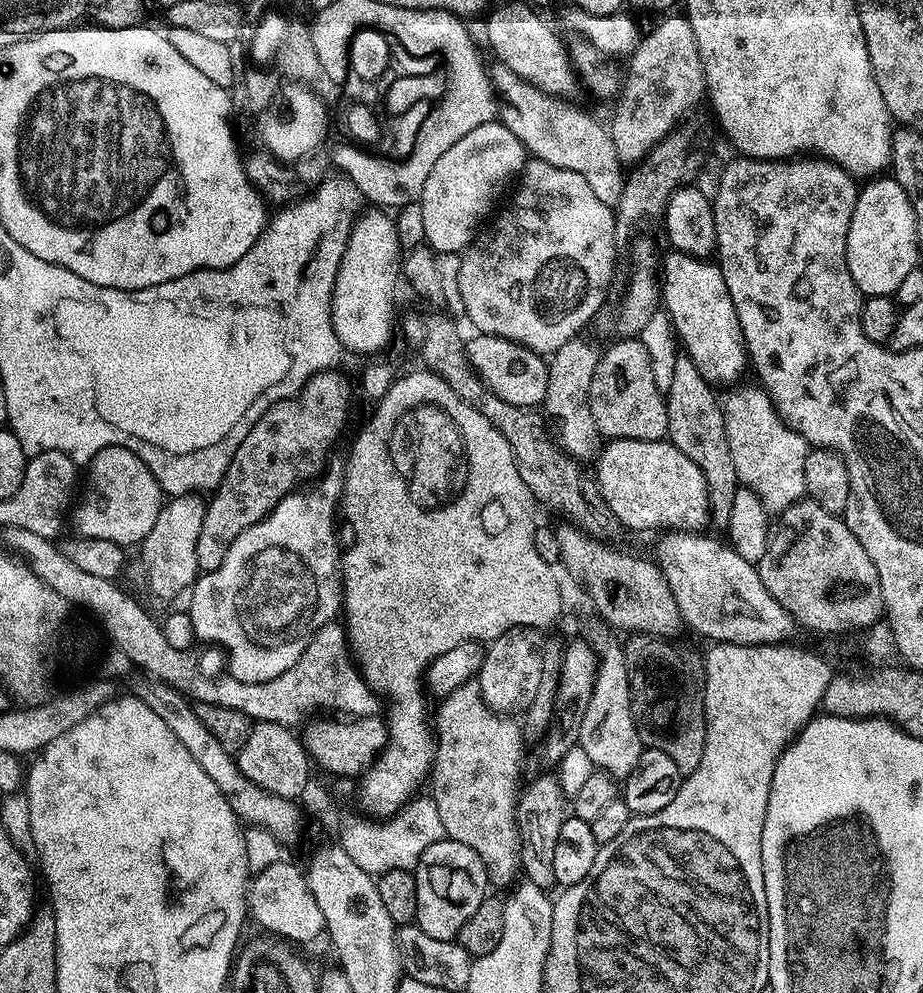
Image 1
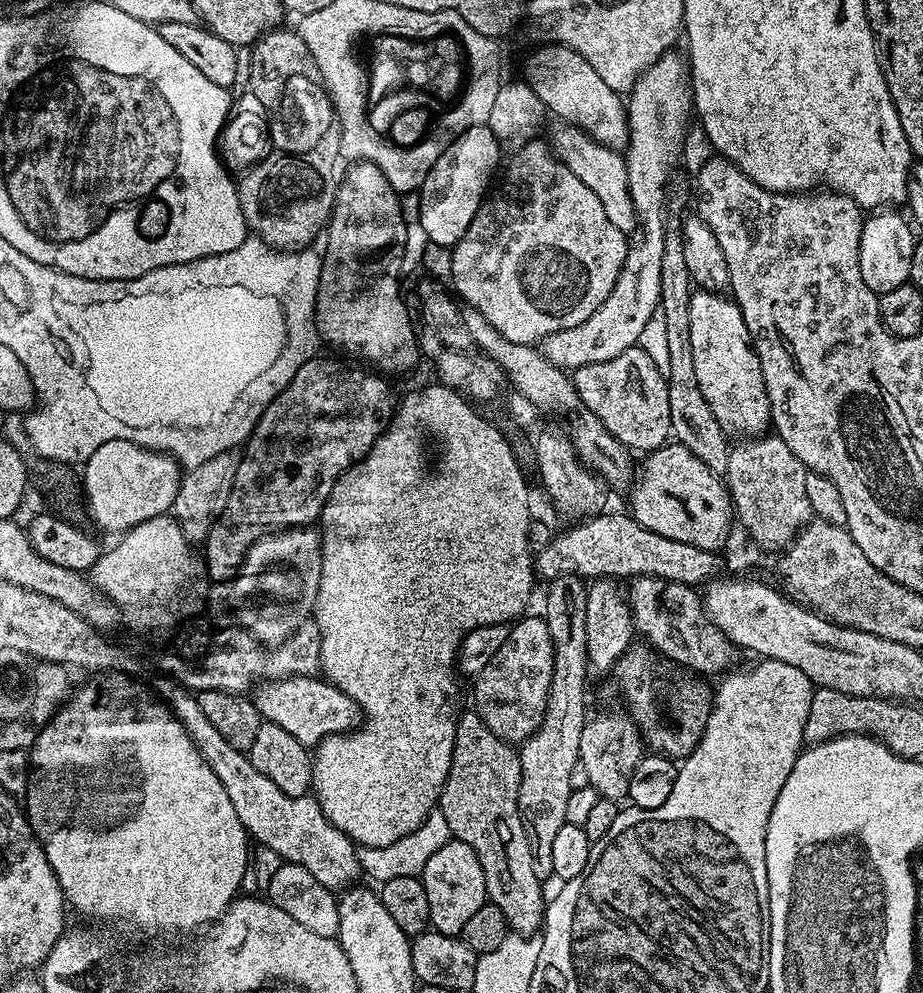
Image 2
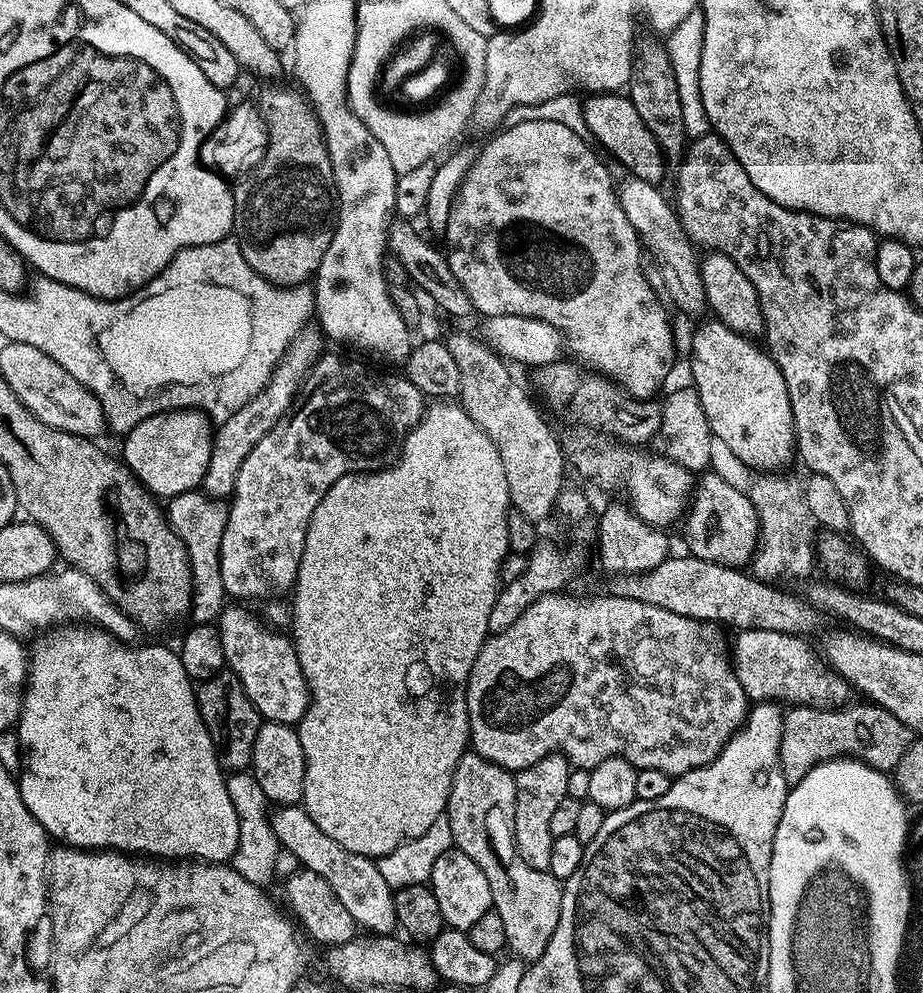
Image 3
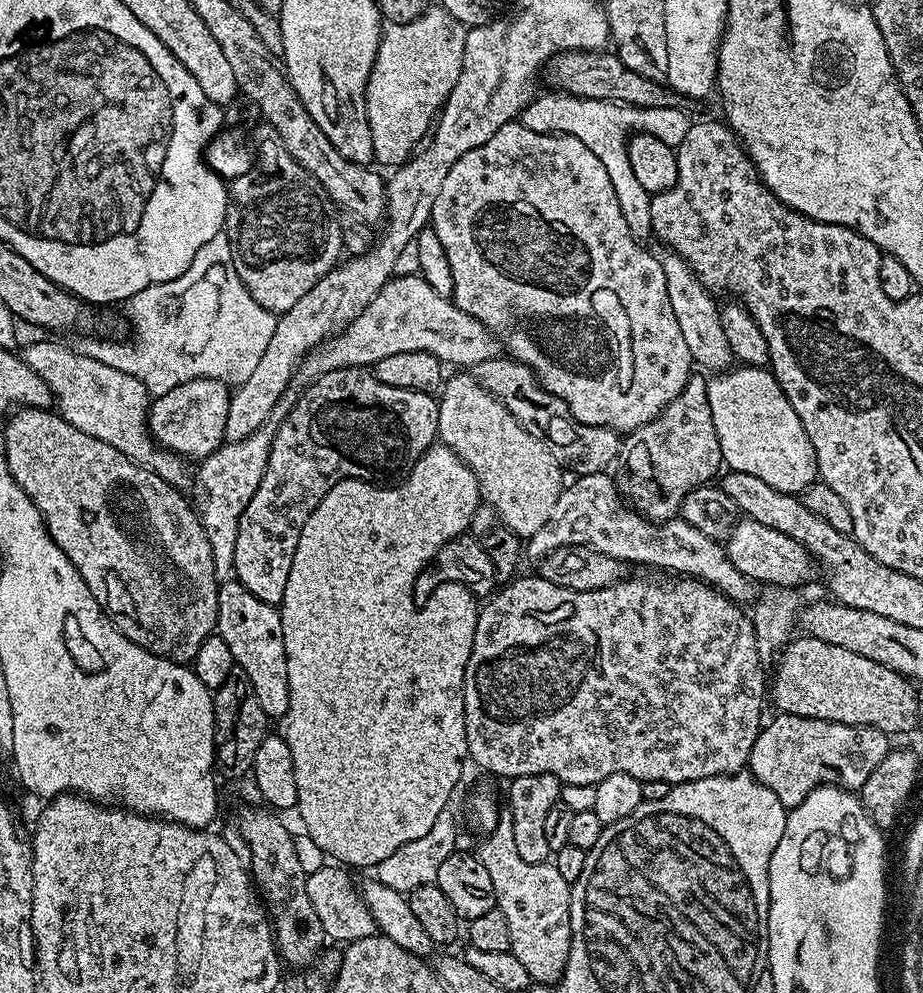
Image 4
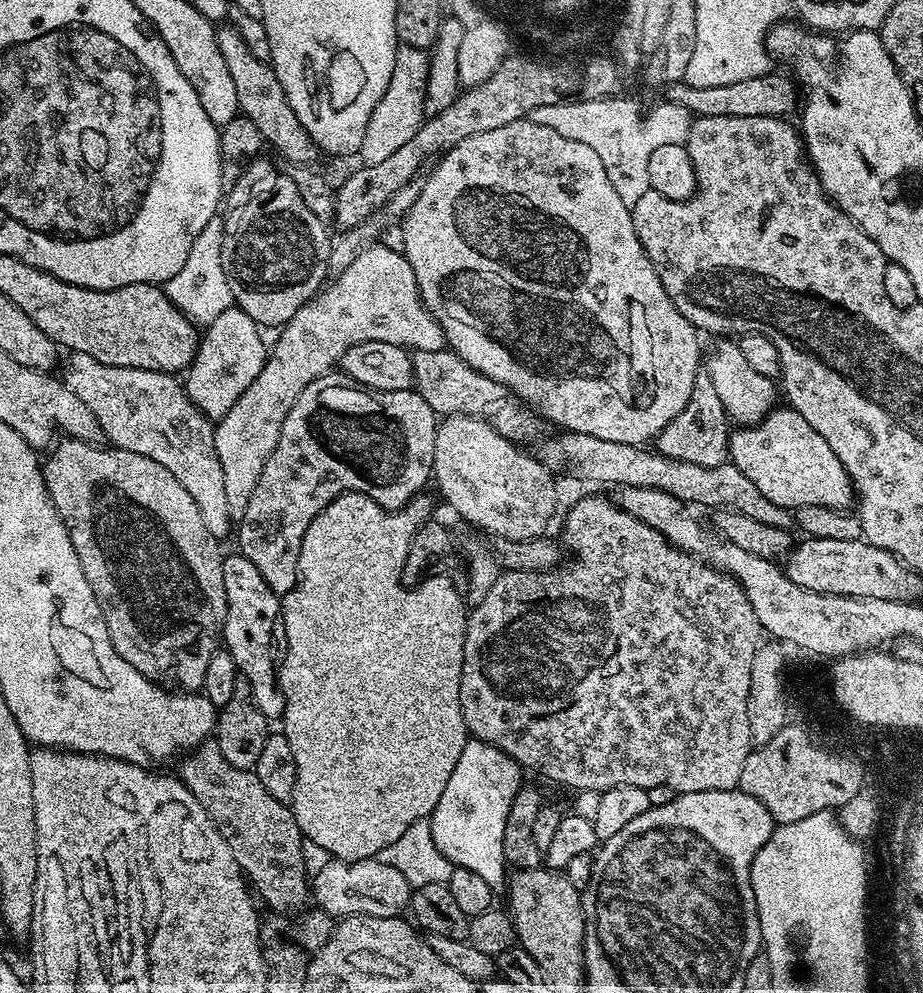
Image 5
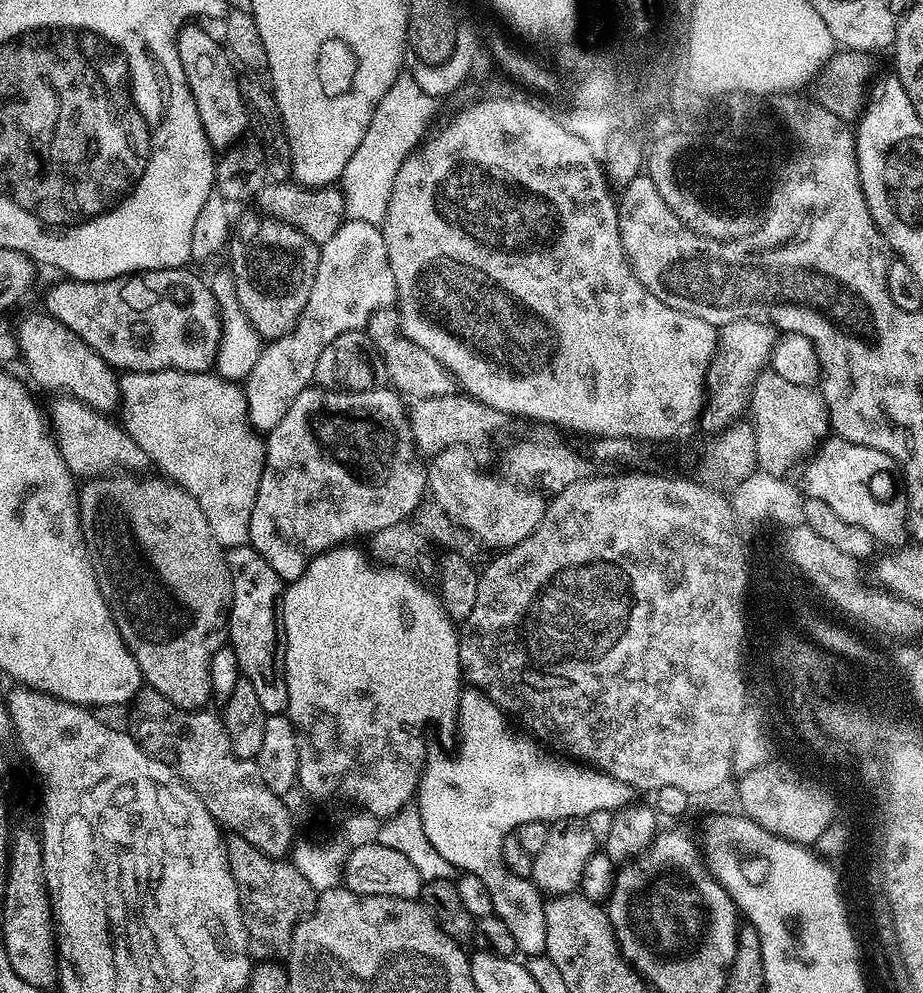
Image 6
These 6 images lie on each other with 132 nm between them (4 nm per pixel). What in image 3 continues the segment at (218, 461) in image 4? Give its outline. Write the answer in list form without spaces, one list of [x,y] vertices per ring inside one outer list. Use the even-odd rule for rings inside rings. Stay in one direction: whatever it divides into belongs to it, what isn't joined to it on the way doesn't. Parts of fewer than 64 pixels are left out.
[[[193,490],[171,497],[166,504],[168,525],[178,534],[186,546],[186,554],[192,571],[191,619],[197,624],[210,624],[226,607],[226,593],[222,586],[220,547],[222,530],[226,530],[228,504],[220,498],[209,498],[203,491]]]

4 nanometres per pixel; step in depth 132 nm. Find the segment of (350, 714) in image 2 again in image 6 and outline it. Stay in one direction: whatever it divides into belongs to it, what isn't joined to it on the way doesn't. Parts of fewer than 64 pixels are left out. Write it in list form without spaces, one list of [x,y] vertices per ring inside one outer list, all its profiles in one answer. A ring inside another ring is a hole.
[[[248,544],[227,549],[228,569],[232,579],[232,609],[228,615],[227,643],[238,658],[240,674],[254,682],[258,702],[269,716],[288,711],[288,691],[284,681],[284,622],[282,597],[285,581],[274,574],[274,569],[258,550]]]

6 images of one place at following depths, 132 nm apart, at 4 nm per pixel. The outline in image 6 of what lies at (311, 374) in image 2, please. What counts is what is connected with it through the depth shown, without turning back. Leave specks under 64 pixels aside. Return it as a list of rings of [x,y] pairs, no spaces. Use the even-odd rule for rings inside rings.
[[[309,386],[302,394],[298,394],[298,398],[294,398],[290,410],[286,410],[285,416],[282,417],[282,422],[278,422],[278,426],[274,426],[271,432],[267,433],[264,446],[264,469],[258,482],[258,494],[254,498],[254,510],[250,510],[248,544],[254,550],[258,550],[258,554],[262,554],[266,562],[270,562],[274,574],[278,574],[280,580],[291,582],[298,579],[306,570],[308,563],[319,552],[327,552],[329,548],[355,541],[352,540],[355,536],[366,535],[367,537],[369,534],[386,530],[386,526],[394,526],[398,522],[408,520],[420,507],[426,496],[428,474],[425,461],[420,461],[422,456],[416,447],[416,438],[412,433],[409,409],[404,409],[403,403],[405,404],[405,401],[400,393],[388,386],[365,392],[342,392],[334,388]]]

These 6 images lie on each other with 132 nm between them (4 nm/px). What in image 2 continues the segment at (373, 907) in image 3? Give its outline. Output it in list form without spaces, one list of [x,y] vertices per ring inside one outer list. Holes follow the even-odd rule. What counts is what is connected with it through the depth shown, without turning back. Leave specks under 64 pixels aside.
[[[159,675],[152,682],[152,688],[157,697],[172,710],[176,720],[182,722],[195,748],[202,754],[204,763],[210,766],[222,786],[226,787],[226,794],[253,841],[258,840],[256,842],[261,847],[274,850],[281,861],[310,871],[327,888],[340,890],[357,881],[355,879],[362,872],[357,847],[344,832],[330,823],[313,795],[287,795],[278,789],[270,778],[257,770],[247,753],[236,750],[222,737],[203,713],[196,696],[172,677]]]

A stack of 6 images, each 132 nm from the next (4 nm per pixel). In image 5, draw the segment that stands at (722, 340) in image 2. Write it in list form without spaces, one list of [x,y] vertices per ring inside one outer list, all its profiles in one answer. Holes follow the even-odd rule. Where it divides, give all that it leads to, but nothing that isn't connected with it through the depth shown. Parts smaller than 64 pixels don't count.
[[[791,406],[773,408],[755,426],[737,427],[728,437],[727,455],[778,506],[793,510],[802,506],[830,506],[841,510],[853,507],[854,489],[844,463],[830,450],[830,442]]]

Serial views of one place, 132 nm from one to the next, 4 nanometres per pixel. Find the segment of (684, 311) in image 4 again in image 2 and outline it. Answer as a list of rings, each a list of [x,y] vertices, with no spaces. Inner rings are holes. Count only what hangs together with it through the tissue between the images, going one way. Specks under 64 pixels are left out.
[[[561,123],[556,127],[560,128],[552,132],[552,152],[570,170],[570,174],[578,174],[578,178],[582,178],[582,182],[586,182],[586,186],[590,186],[590,190],[598,194],[598,202],[602,202],[602,207],[606,209],[606,218],[610,218],[610,222],[614,222],[618,230],[626,234],[635,233],[638,221],[628,193],[628,175],[623,155],[615,148],[602,146],[574,124]]]

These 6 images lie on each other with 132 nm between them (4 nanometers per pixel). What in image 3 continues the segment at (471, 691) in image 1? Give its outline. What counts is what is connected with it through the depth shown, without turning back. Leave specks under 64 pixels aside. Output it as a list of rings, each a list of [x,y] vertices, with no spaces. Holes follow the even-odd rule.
[[[465,751],[454,770],[446,815],[452,831],[452,843],[462,854],[474,858],[478,870],[490,882],[492,906],[506,929],[507,951],[524,962],[536,960],[550,946],[554,930],[558,930],[558,914],[562,914],[561,881],[549,872],[526,866],[516,855],[514,838],[514,806],[516,777],[476,752]]]

